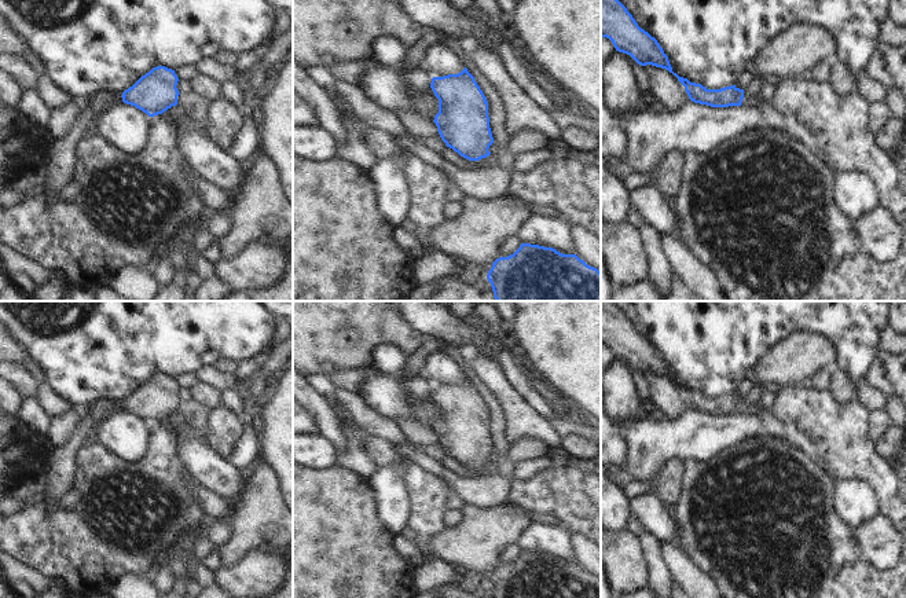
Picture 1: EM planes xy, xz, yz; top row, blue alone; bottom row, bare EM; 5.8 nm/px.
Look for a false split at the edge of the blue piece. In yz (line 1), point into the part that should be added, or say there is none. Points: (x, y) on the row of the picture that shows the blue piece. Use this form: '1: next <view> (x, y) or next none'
1: next none

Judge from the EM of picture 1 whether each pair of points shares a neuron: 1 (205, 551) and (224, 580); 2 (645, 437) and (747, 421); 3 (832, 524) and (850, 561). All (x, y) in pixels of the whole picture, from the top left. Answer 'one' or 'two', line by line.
1: two
2: one
3: one

